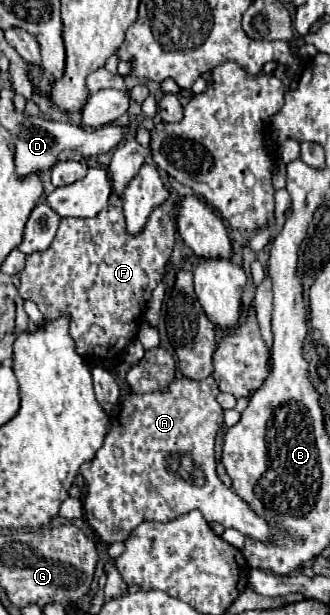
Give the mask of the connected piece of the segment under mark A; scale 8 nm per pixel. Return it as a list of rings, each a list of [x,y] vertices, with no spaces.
[[[212,376],[204,380],[174,378],[166,390],[120,396],[120,412],[112,420],[102,448],[92,462],[80,466],[88,488],[86,520],[106,544],[124,542],[142,522],[172,522],[190,510],[200,510],[208,522],[236,528],[244,536],[270,540],[268,522],[252,514],[216,474],[214,438],[222,424],[216,396],[218,386]]]

